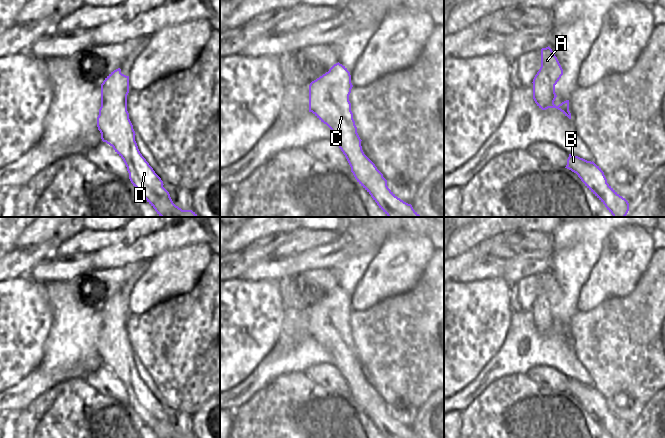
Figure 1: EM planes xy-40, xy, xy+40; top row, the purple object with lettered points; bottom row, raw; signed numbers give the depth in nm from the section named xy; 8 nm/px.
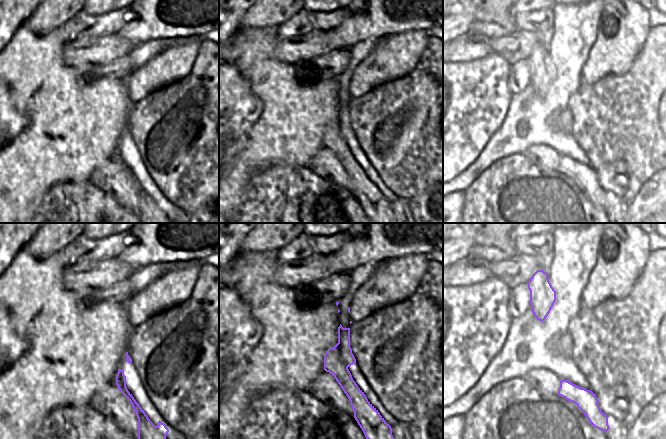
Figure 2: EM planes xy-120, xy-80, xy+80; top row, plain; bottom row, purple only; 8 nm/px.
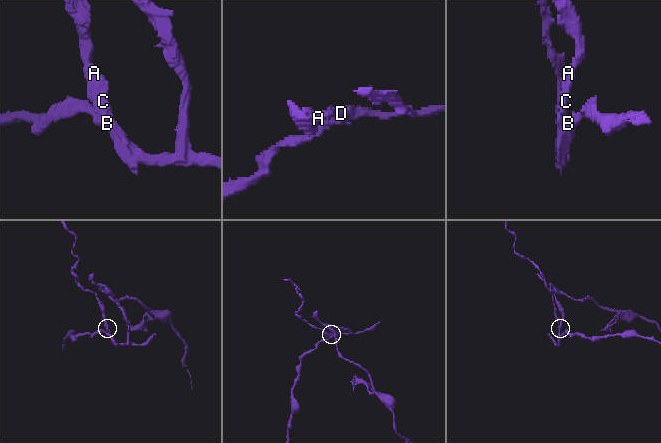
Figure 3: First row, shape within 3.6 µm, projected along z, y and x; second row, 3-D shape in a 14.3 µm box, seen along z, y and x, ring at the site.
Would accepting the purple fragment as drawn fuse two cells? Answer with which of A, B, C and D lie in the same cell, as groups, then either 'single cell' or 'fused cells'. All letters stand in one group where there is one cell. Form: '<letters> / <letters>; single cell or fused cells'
A C D / B; fused cells

